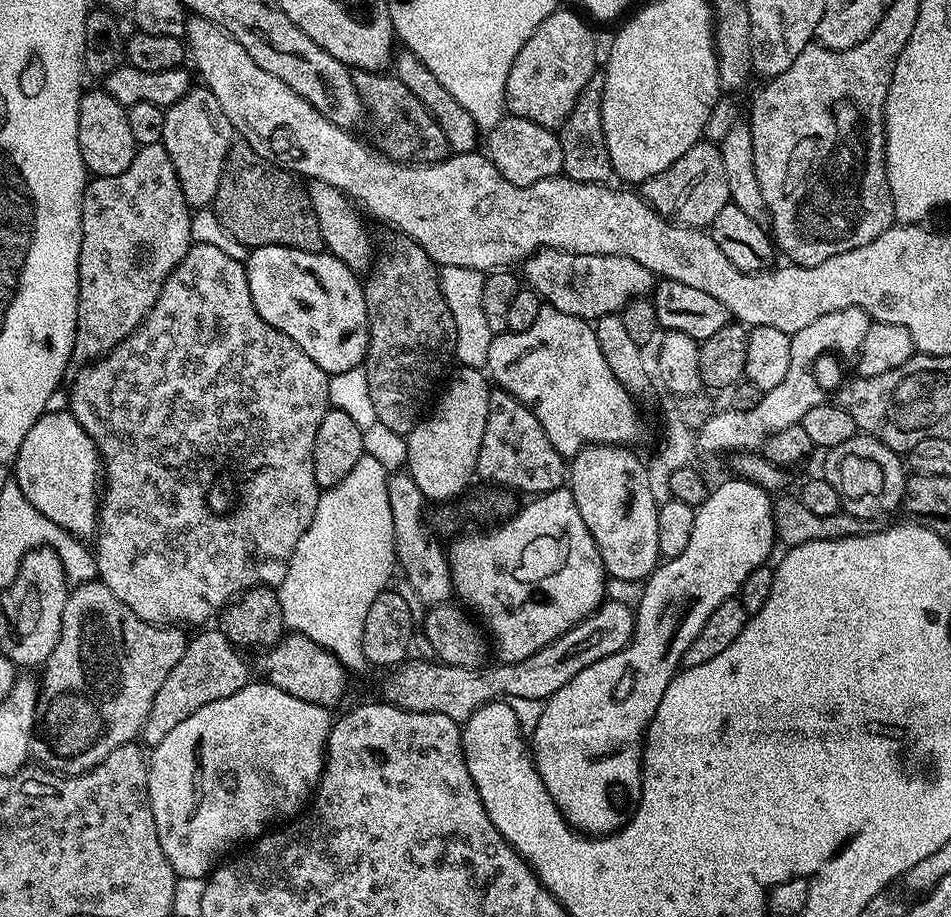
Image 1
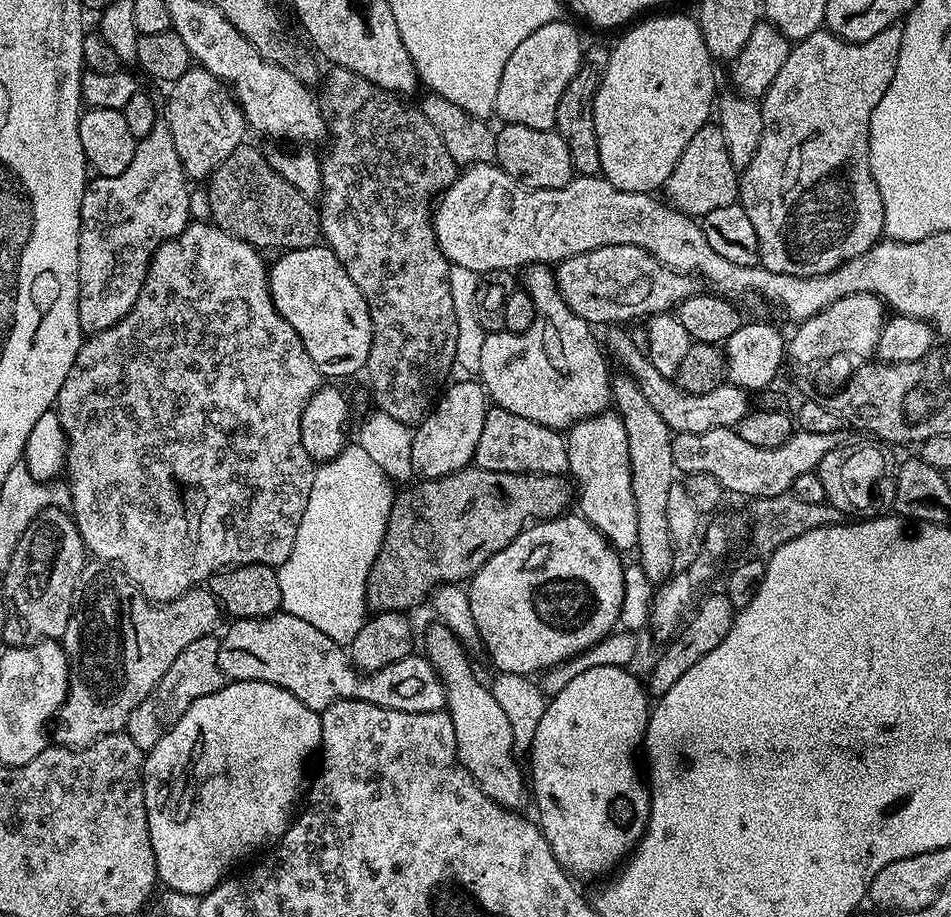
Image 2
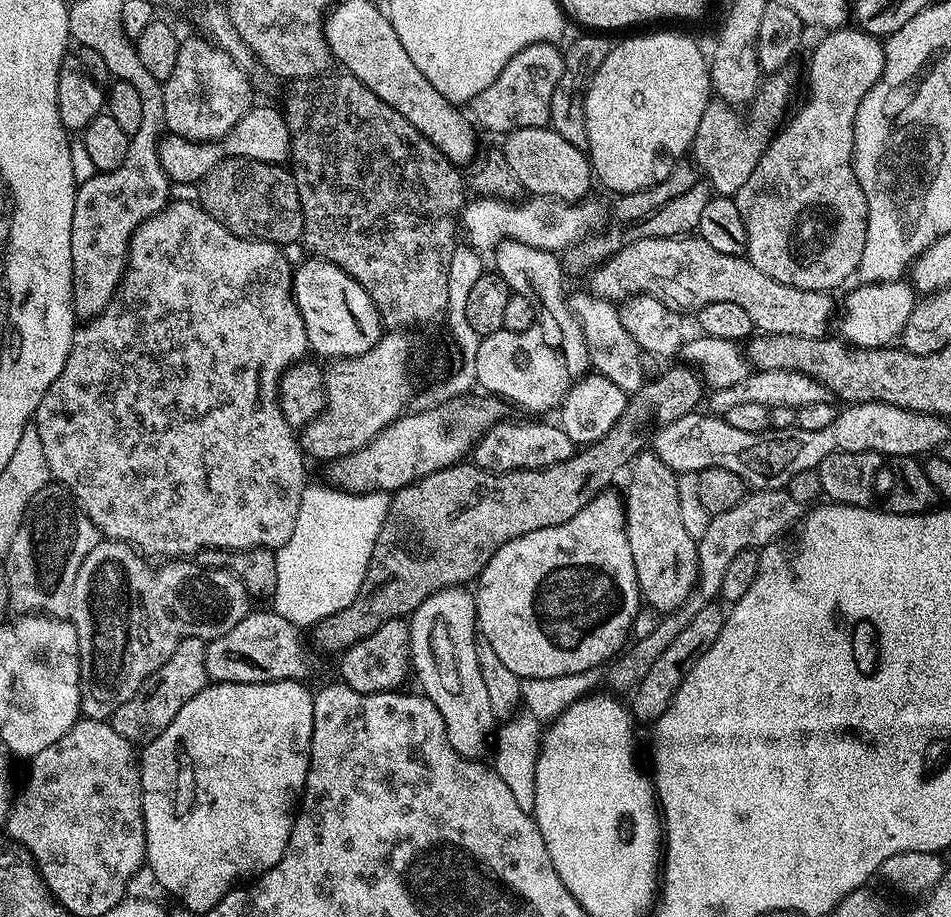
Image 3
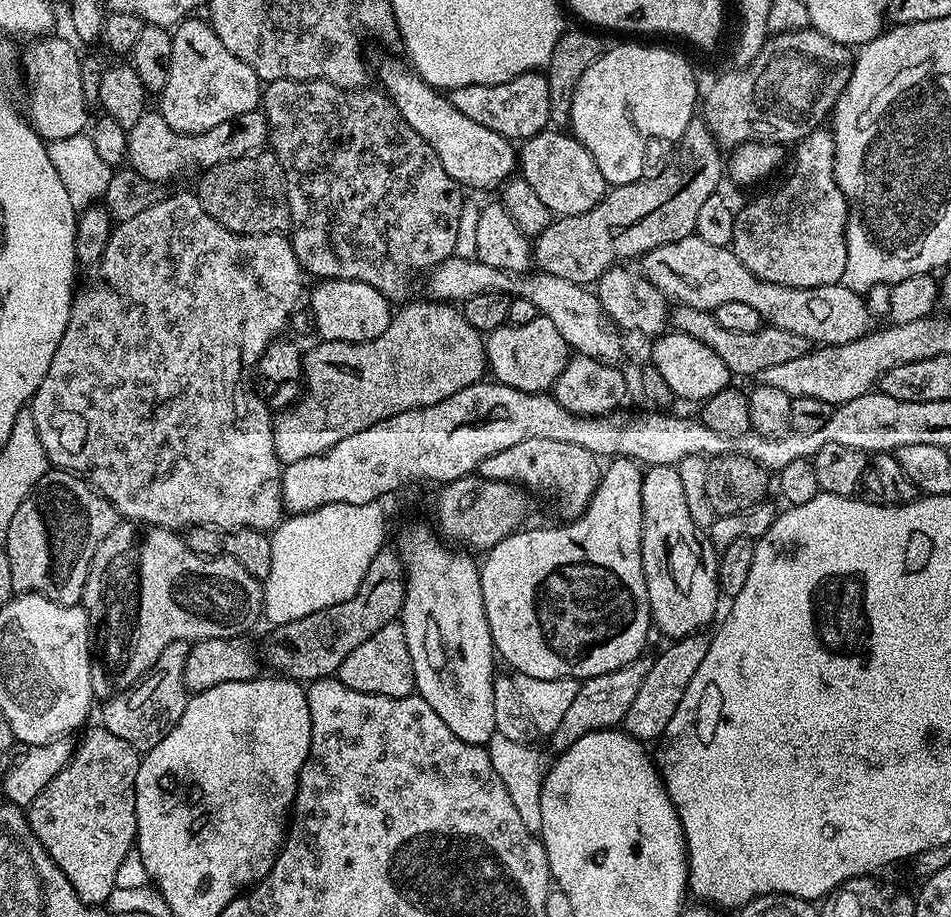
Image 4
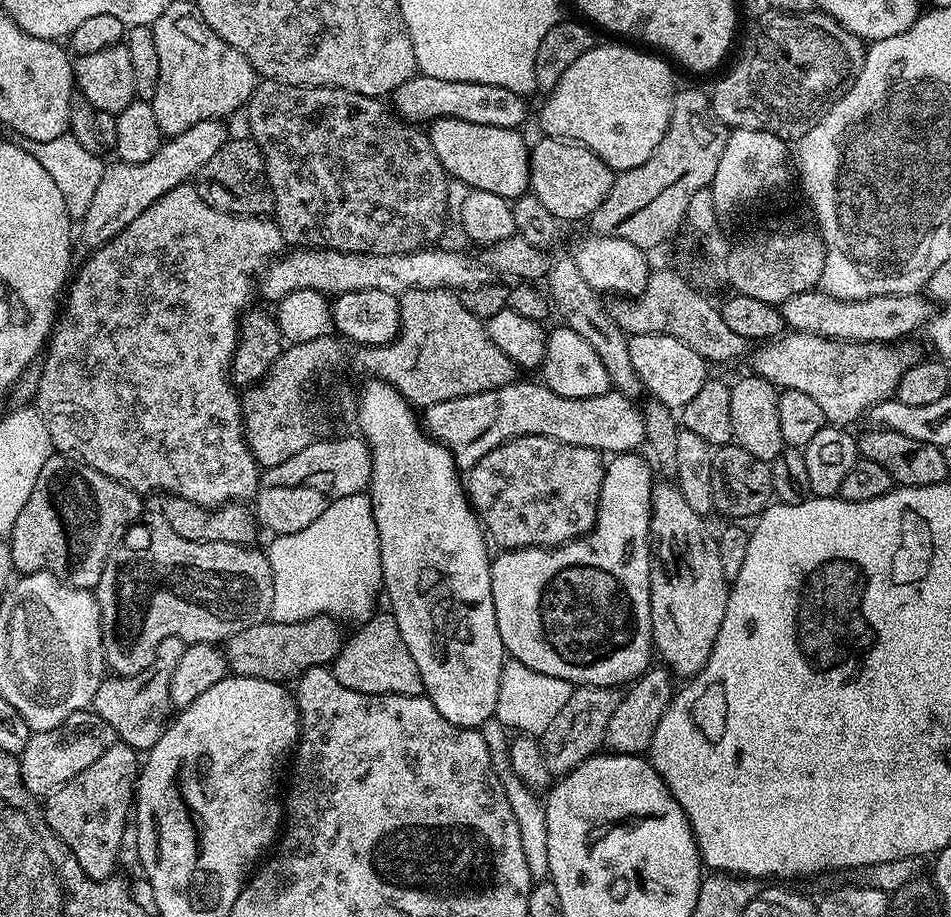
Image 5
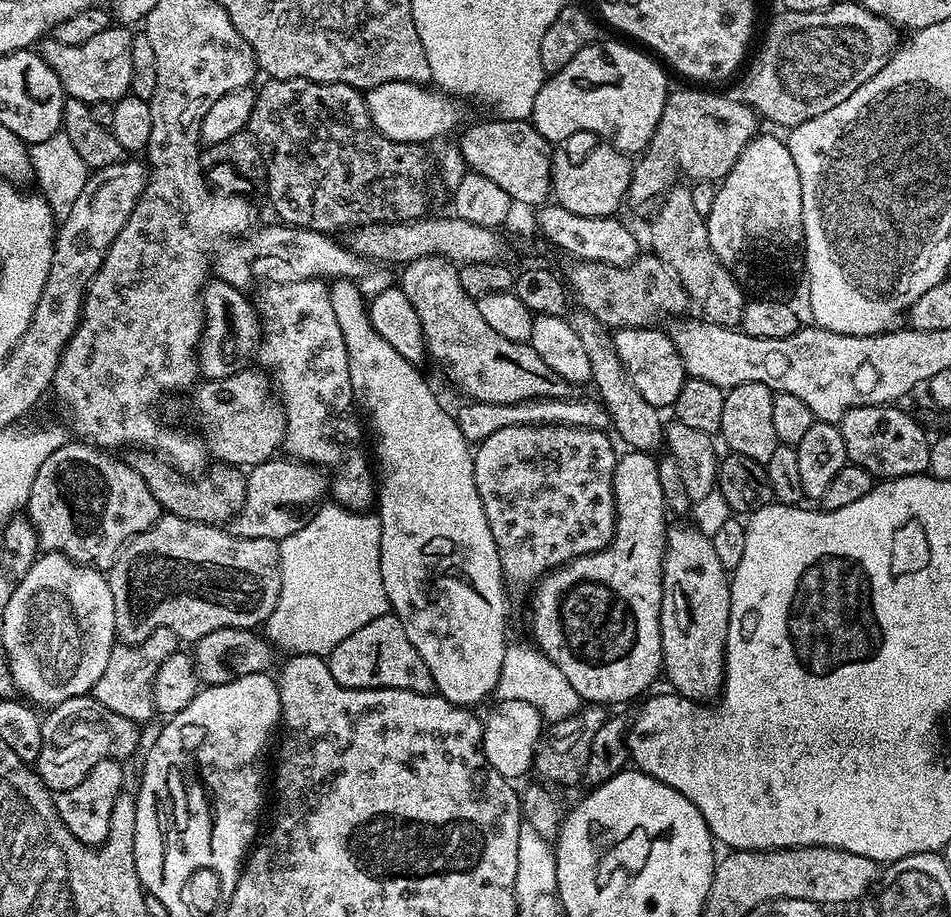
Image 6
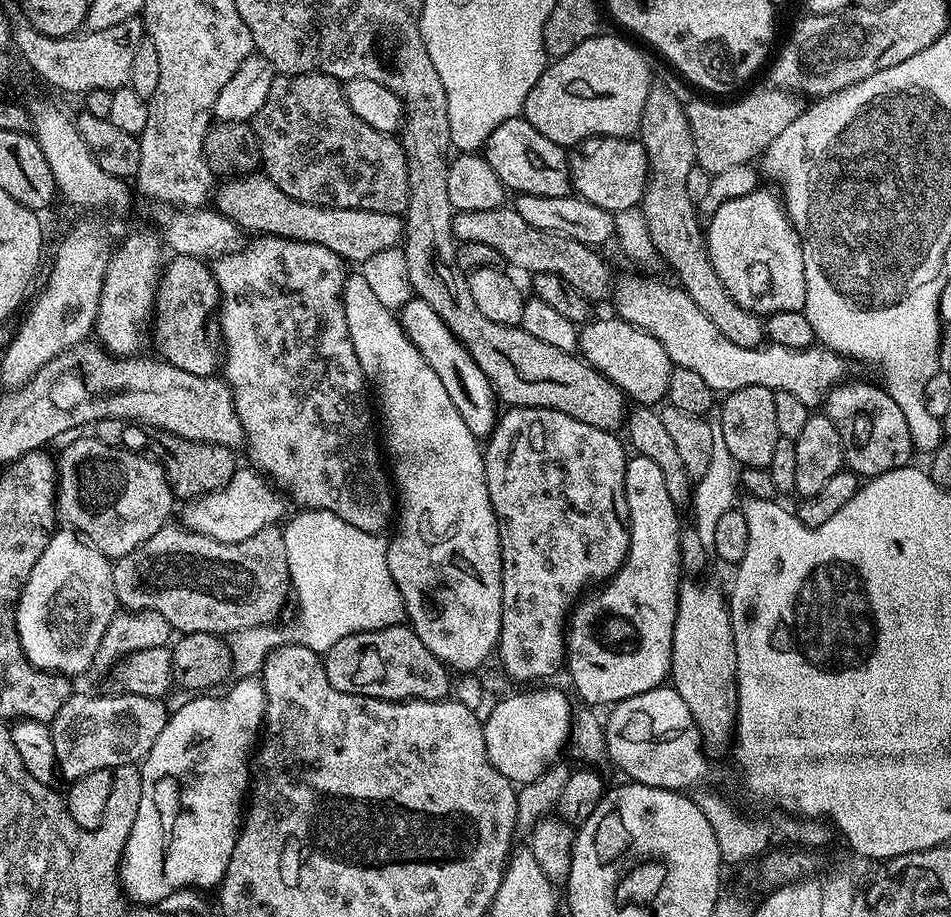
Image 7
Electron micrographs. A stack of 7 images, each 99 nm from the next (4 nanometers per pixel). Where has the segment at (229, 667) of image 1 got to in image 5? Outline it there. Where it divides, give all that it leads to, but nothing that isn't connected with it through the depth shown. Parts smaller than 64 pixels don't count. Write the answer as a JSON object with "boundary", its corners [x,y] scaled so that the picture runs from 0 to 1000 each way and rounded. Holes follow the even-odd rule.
{"boundary":[[[186,694],[170,696],[170,700],[164,706],[162,722],[154,731],[140,737],[106,742],[95,769],[96,775],[102,776],[107,784],[116,787],[116,792],[129,810],[144,818],[155,818],[170,805],[183,776],[181,764],[177,761],[179,739],[183,735],[183,728],[187,726],[187,718],[191,718],[195,706],[193,698]]]}

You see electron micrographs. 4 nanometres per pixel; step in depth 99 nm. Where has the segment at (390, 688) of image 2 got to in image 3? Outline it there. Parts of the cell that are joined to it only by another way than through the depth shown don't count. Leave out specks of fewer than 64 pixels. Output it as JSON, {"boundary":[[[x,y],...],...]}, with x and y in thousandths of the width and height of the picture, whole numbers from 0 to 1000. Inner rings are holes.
{"boundary":[[[269,665],[262,666],[259,674],[254,674],[254,678],[250,678],[250,683],[246,683],[246,687],[242,687],[238,691],[233,691],[229,696],[218,699],[219,708],[217,709],[217,735],[220,743],[228,746],[283,746],[284,744],[292,744],[293,742],[313,742],[317,744],[323,743],[325,739],[324,732],[328,728],[328,715],[324,712],[325,703],[322,701],[322,694],[320,694],[312,682],[305,679],[301,674],[297,674],[289,665],[282,665],[282,667],[269,667]]]}

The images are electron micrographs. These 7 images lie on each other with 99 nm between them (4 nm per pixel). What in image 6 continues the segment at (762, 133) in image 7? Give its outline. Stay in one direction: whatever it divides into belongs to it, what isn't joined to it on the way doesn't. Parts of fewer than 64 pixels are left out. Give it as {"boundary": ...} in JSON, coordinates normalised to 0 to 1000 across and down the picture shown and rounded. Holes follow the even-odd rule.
{"boundary":[[[723,94],[728,96],[715,96],[712,98],[703,99],[702,110],[700,116],[696,120],[696,129],[692,133],[692,137],[688,142],[686,147],[686,154],[681,157],[681,160],[677,162],[676,166],[672,167],[671,173],[666,178],[665,181],[665,193],[662,194],[662,203],[660,204],[660,217],[659,221],[661,224],[666,222],[669,227],[677,227],[680,222],[689,224],[691,219],[697,215],[698,210],[702,208],[703,205],[708,204],[709,196],[707,196],[707,191],[710,190],[711,183],[719,192],[725,192],[725,197],[731,198],[734,196],[747,196],[750,198],[756,198],[764,192],[766,188],[772,181],[772,177],[776,177],[776,172],[780,168],[780,164],[784,164],[784,159],[790,153],[797,147],[797,140],[795,140],[795,131],[797,132],[797,124],[794,122],[789,115],[782,112],[781,109],[777,107],[771,107],[769,109],[766,105],[756,105],[753,100],[735,100],[735,95]]]}

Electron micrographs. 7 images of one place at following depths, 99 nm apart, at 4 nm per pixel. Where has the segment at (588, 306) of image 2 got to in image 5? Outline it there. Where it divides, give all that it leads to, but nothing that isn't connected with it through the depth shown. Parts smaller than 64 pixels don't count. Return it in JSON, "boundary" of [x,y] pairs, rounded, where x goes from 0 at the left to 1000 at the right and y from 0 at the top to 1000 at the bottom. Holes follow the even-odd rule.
{"boundary":[[[864,316],[835,321],[819,333],[820,346],[832,361],[901,375],[938,375],[973,357],[982,344],[981,328],[967,321],[920,323],[911,327],[878,327]]]}

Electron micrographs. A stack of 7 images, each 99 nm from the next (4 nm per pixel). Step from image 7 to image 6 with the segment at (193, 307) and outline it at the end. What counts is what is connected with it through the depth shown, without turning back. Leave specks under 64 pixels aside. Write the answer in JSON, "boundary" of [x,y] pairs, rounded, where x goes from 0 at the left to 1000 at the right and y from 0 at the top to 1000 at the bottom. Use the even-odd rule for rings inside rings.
{"boundary":[[[230,303],[220,304],[215,311],[212,326],[215,328],[215,363],[210,365],[208,381],[208,401],[215,414],[232,414],[242,412],[242,408],[250,408],[254,402],[262,400],[270,387],[270,379],[274,375],[274,349],[269,341],[268,330],[257,324],[258,320]]]}

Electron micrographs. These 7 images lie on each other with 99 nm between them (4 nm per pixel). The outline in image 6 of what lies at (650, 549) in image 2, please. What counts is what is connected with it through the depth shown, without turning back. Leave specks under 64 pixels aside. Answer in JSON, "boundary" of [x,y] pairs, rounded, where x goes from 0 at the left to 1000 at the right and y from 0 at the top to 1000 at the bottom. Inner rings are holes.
{"boundary":[[[711,569],[698,588],[696,626],[697,736],[708,746],[710,758],[733,766],[756,760],[761,748],[761,710],[768,683],[767,625],[751,604],[749,586],[738,582],[727,569]]]}

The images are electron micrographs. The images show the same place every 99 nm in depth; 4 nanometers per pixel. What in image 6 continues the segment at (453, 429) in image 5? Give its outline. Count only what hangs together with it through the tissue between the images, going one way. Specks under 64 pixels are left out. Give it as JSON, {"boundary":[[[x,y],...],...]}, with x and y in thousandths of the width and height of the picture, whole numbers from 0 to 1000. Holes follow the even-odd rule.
{"boundary":[[[590,434],[577,436],[550,436],[544,441],[502,441],[493,439],[493,445],[488,445],[482,450],[483,465],[486,473],[493,482],[504,482],[515,478],[519,469],[532,469],[532,465],[545,465],[546,462],[590,462],[591,465],[604,465],[605,467],[630,467],[638,468],[641,462],[640,451],[630,435],[601,436],[603,434]]]}

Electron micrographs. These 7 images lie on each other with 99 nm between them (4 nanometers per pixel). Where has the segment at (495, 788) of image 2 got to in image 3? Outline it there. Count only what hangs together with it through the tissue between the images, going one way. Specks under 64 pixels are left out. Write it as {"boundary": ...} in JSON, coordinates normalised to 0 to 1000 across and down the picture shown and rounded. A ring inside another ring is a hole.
{"boundary":[[[487,640],[466,641],[464,646],[457,646],[440,665],[431,673],[433,686],[433,718],[432,727],[435,730],[435,737],[442,740],[441,750],[445,758],[465,779],[469,787],[470,803],[473,811],[482,822],[492,828],[504,828],[508,826],[512,814],[514,817],[518,800],[522,796],[522,784],[516,773],[512,751],[508,746],[506,732],[503,731],[503,713],[501,699],[503,686],[501,684],[501,656],[495,649],[492,650]]]}

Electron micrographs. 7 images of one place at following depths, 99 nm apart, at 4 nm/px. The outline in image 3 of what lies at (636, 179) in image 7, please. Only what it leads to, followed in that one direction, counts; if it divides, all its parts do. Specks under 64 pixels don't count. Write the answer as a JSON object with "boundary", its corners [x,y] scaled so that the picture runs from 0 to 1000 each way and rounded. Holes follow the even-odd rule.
{"boundary":[[[578,137],[575,140],[546,140],[529,149],[528,165],[532,177],[536,177],[536,185],[545,194],[548,206],[559,214],[577,214],[580,218],[610,220],[625,205],[623,177],[615,162],[599,159],[591,146],[587,146]]]}

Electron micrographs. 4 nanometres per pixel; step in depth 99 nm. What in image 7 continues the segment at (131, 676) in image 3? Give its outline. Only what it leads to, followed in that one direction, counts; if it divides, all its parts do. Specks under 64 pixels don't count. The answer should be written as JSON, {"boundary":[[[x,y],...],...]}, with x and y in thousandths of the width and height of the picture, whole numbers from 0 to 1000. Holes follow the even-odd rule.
{"boundary":[[[192,574],[185,576],[168,576],[157,582],[152,589],[141,600],[137,600],[127,609],[121,612],[118,617],[118,629],[120,630],[120,643],[127,664],[136,667],[152,667],[155,663],[161,663],[186,690],[196,689],[252,689],[256,685],[273,685],[277,680],[282,680],[285,676],[290,676],[294,672],[294,666],[299,663],[299,658],[305,654],[305,634],[303,631],[303,614],[301,613],[301,591],[299,590],[298,579],[293,575],[277,576],[267,582],[267,587],[259,587],[259,591],[246,591],[245,593],[234,593],[220,585],[213,585],[207,580],[199,580]]]}

